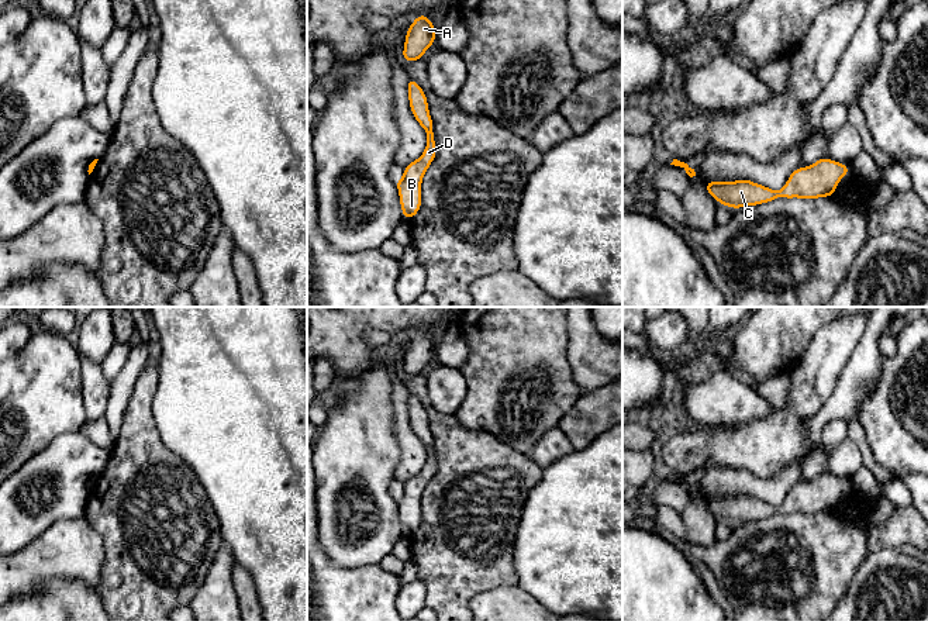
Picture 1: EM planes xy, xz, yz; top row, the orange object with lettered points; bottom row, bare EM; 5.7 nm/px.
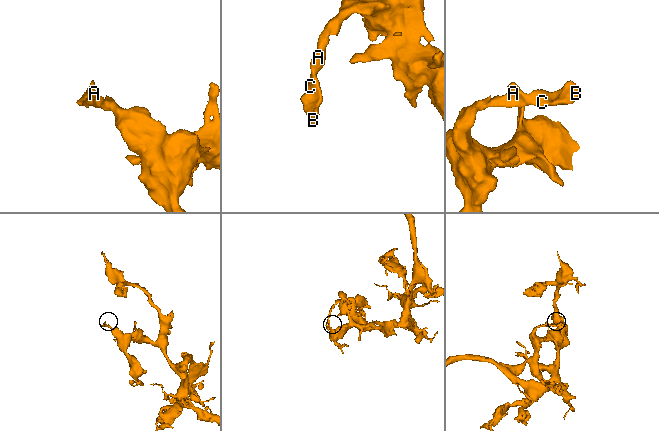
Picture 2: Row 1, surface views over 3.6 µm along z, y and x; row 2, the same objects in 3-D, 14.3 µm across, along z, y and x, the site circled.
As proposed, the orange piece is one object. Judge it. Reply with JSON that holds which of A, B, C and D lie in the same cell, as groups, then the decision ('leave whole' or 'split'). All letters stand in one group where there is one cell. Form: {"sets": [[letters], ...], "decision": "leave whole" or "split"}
{"sets": [["A", "B", "C", "D"]], "decision": "leave whole"}

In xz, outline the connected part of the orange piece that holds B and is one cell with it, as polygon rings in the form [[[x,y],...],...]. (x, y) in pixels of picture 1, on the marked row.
[[[408,77],[408,101],[414,118],[427,132],[427,146],[422,155],[404,166],[404,175],[396,180],[400,206],[404,220],[413,218],[421,208],[421,182],[424,173],[432,163],[437,155],[437,144],[434,138],[434,124],[428,110],[428,100],[421,86],[411,77]]]

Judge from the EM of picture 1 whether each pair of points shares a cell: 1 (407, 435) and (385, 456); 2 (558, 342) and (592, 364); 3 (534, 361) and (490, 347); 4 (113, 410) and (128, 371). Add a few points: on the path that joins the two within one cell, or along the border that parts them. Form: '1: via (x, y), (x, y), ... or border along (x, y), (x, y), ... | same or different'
1: border along (392, 413), (393, 434), (399, 447), (394, 478) | different
2: border along (566, 321), (568, 362), (575, 380) | different
3: via (523, 359), (510, 347), (502, 347) | same
4: via (117, 400), (126, 380) | same

